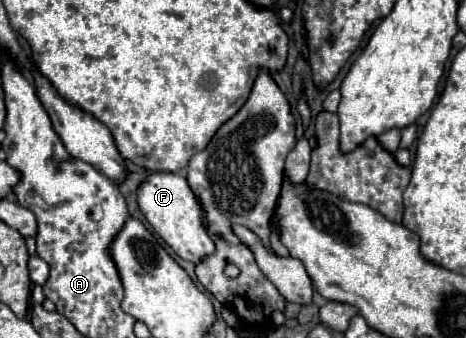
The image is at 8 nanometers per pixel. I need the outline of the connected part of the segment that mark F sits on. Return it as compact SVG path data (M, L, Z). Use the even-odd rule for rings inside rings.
M151 173L137 189L137 203L145 219L157 231L157 235L181 257L199 263L205 255L213 253L215 245L207 235L201 221L201 207L187 183L179 173Z

